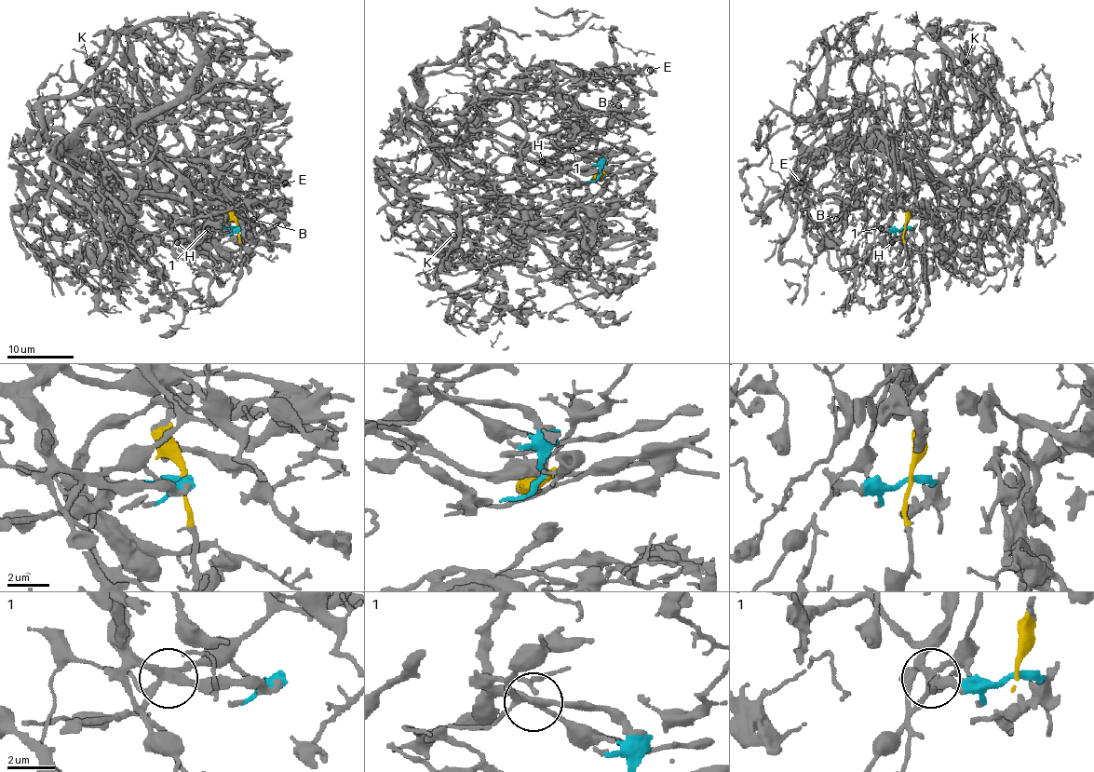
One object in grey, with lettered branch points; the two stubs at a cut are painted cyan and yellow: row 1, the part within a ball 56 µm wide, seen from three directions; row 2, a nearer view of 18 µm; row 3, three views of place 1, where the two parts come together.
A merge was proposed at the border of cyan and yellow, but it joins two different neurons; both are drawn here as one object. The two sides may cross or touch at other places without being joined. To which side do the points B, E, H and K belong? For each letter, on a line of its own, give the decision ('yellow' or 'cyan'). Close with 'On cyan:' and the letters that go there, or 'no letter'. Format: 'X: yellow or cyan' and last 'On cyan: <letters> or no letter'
B: cyan
E: cyan
H: cyan
K: yellow
On cyan: B, E, H

